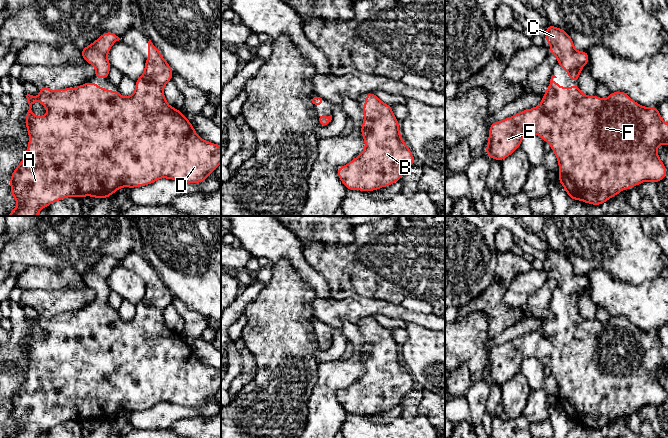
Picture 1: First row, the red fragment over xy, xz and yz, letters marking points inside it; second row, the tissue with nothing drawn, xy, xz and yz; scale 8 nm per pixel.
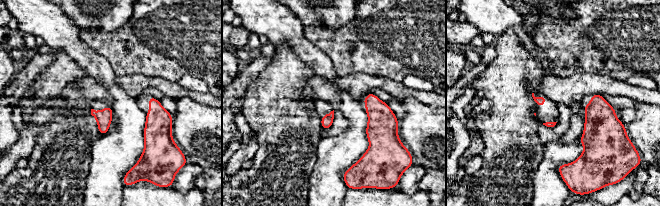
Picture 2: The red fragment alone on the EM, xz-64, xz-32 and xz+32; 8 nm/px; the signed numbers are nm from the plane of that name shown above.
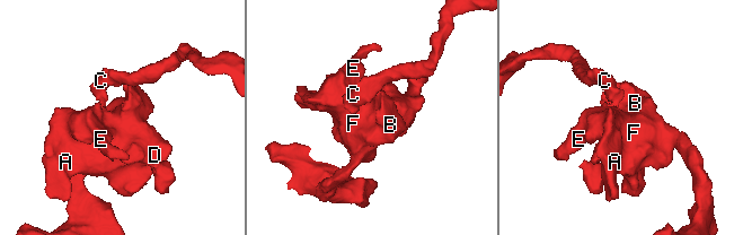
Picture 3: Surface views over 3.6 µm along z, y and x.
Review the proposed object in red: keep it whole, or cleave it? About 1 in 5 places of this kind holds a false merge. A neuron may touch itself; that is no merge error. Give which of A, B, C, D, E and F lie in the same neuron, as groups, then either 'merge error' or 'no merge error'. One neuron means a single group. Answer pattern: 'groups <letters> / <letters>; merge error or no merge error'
groups A B C D E F; no merge error

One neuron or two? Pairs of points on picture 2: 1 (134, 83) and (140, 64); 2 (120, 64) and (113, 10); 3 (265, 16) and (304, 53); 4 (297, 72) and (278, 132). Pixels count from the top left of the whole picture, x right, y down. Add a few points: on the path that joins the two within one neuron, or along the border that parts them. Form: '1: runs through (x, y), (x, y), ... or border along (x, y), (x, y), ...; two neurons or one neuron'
1: border along (160, 75), (142, 75), (134, 72), (117, 77); two neurons
2: border along (132, 13), (131, 17), (116, 30), (93, 29); two neurons
3: runs through (275, 21), (297, 43); one neuron
4: runs through (282, 87), (279, 90), (279, 117); one neuron

